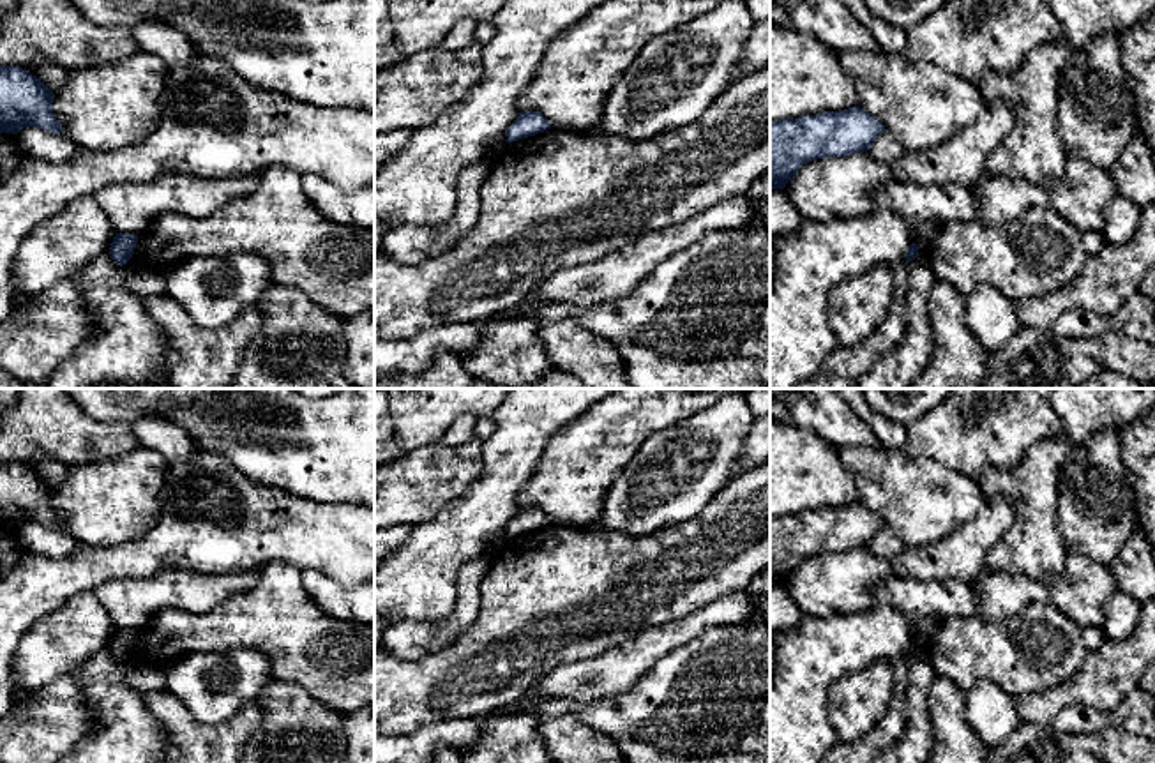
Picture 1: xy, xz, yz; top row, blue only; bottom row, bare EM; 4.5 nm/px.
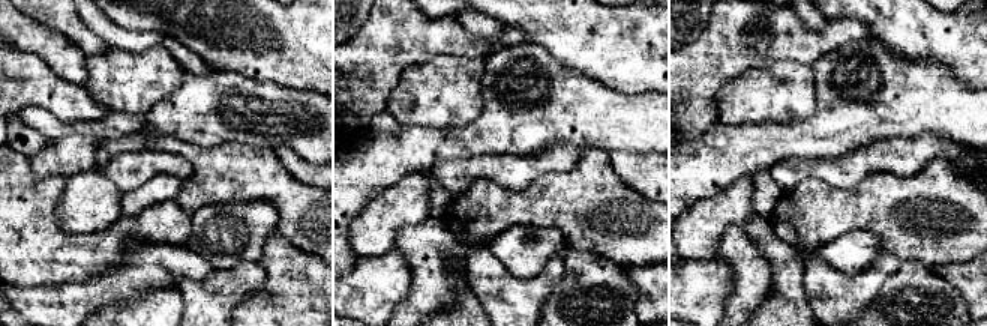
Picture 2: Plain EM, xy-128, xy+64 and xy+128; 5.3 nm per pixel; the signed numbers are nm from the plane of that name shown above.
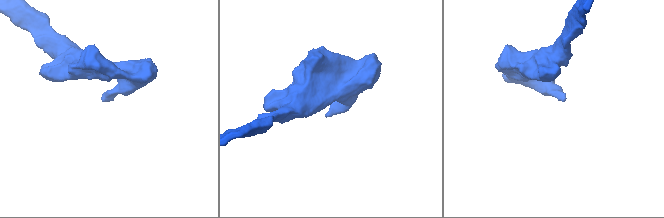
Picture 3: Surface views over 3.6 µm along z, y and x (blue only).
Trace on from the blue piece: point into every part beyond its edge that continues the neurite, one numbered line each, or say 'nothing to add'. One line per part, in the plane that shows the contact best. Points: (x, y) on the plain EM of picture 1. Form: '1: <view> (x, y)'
nothing to add

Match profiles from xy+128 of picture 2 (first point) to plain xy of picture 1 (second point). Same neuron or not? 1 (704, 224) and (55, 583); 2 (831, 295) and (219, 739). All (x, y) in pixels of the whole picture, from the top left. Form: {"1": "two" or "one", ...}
{"1": "two", "2": "one"}

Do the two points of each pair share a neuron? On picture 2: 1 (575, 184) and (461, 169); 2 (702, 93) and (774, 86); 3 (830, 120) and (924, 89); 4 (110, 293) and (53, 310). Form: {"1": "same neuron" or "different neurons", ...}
{"1": "different neurons", "2": "different neurons", "3": "same neuron", "4": "same neuron"}

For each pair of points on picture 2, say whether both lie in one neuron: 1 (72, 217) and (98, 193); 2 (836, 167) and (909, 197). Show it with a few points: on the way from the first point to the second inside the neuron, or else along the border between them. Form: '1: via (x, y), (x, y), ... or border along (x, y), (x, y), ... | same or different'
1: via (78, 212), (92, 199) | same
2: border along (899, 175), (876, 172), (849, 188), (830, 185) | different

